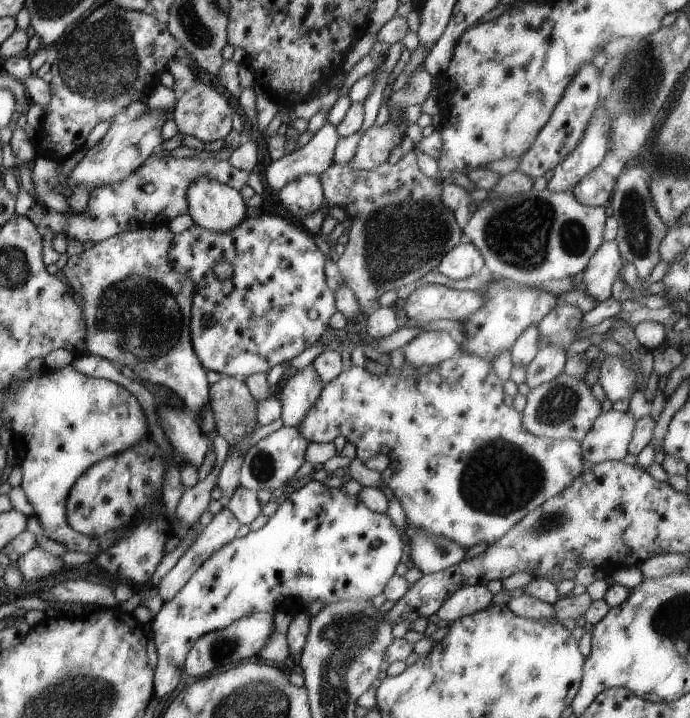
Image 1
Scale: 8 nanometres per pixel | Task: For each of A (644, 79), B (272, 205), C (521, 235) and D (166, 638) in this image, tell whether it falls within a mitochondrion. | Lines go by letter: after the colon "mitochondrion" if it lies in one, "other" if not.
A: mitochondrion
B: other
C: mitochondrion
D: other

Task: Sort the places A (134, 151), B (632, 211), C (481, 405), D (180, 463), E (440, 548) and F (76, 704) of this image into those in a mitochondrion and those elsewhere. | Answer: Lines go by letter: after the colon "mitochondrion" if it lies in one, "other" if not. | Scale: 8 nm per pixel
A: other
B: mitochondrion
C: other
D: other
E: mitochondrion
F: mitochondrion

